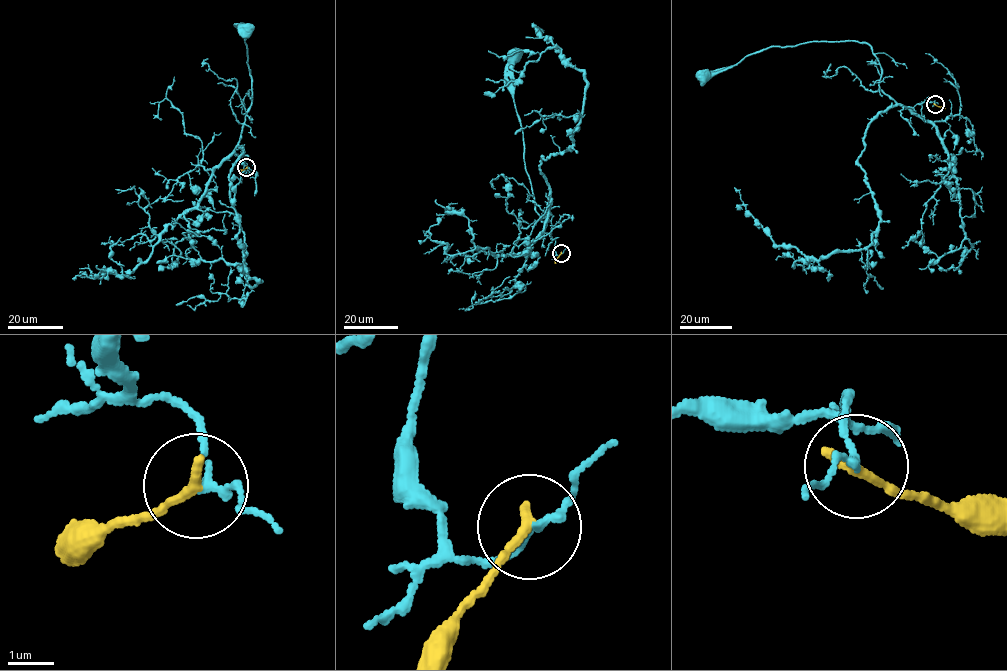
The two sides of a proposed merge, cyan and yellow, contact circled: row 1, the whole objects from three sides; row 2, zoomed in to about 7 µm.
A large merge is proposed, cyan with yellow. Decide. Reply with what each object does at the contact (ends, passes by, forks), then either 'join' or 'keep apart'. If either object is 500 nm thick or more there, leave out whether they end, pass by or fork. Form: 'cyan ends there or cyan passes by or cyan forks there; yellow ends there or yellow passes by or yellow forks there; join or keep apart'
cyan passes by; yellow ends there; keep apart

